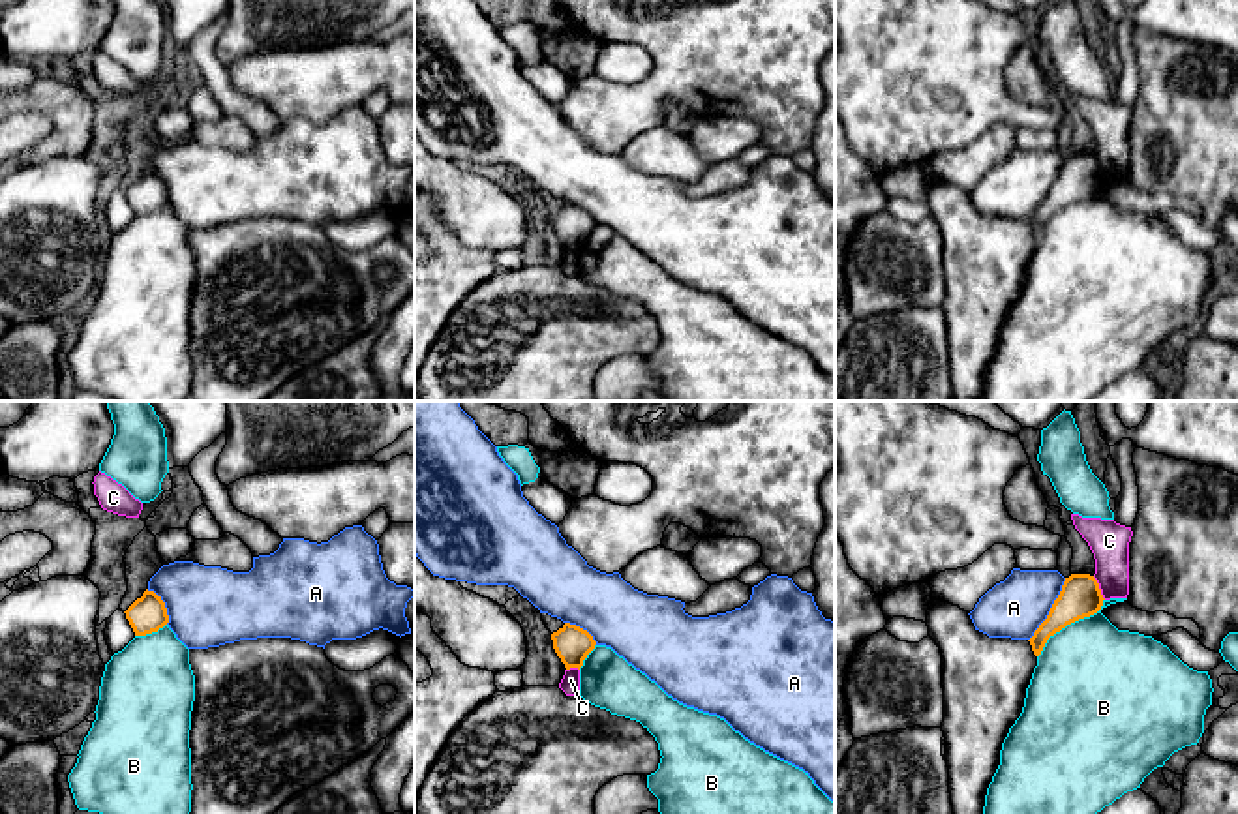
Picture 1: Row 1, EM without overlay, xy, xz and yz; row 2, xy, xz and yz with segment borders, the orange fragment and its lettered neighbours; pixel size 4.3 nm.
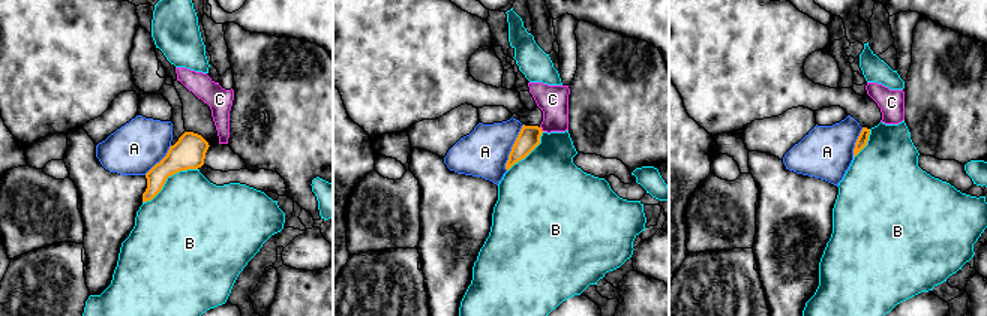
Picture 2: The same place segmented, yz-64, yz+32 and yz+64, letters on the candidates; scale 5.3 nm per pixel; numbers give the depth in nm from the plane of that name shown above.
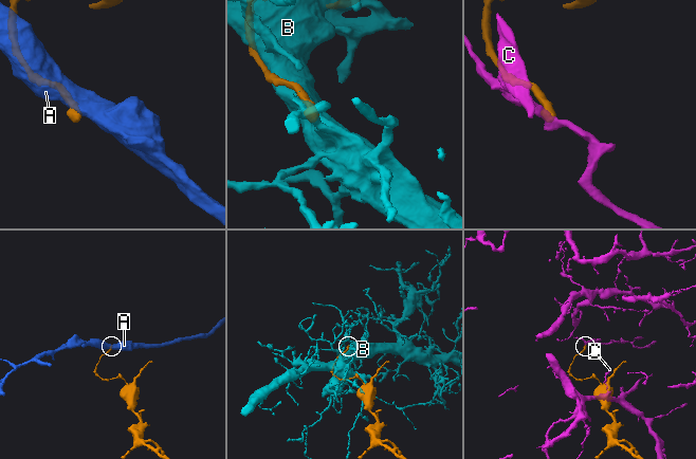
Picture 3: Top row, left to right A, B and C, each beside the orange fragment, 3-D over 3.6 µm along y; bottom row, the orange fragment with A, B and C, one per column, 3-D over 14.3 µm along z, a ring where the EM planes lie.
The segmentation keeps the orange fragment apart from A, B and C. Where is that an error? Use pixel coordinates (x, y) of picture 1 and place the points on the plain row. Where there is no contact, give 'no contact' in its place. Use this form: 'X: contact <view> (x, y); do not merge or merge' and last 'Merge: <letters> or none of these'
A: contact yz (1051, 190); do not merge
B: contact yz (1070, 203); do not merge
C: contact yz (1098, 167); do not merge
Merge: none of these

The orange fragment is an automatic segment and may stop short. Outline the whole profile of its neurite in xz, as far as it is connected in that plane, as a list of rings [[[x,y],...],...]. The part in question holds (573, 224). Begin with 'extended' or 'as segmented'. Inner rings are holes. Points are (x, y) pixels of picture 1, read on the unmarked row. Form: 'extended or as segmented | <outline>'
as segmented | [[[565,203],[557,212],[551,214],[553,229],[566,249],[581,248],[587,234],[595,229],[596,221],[593,216],[570,203]]]

